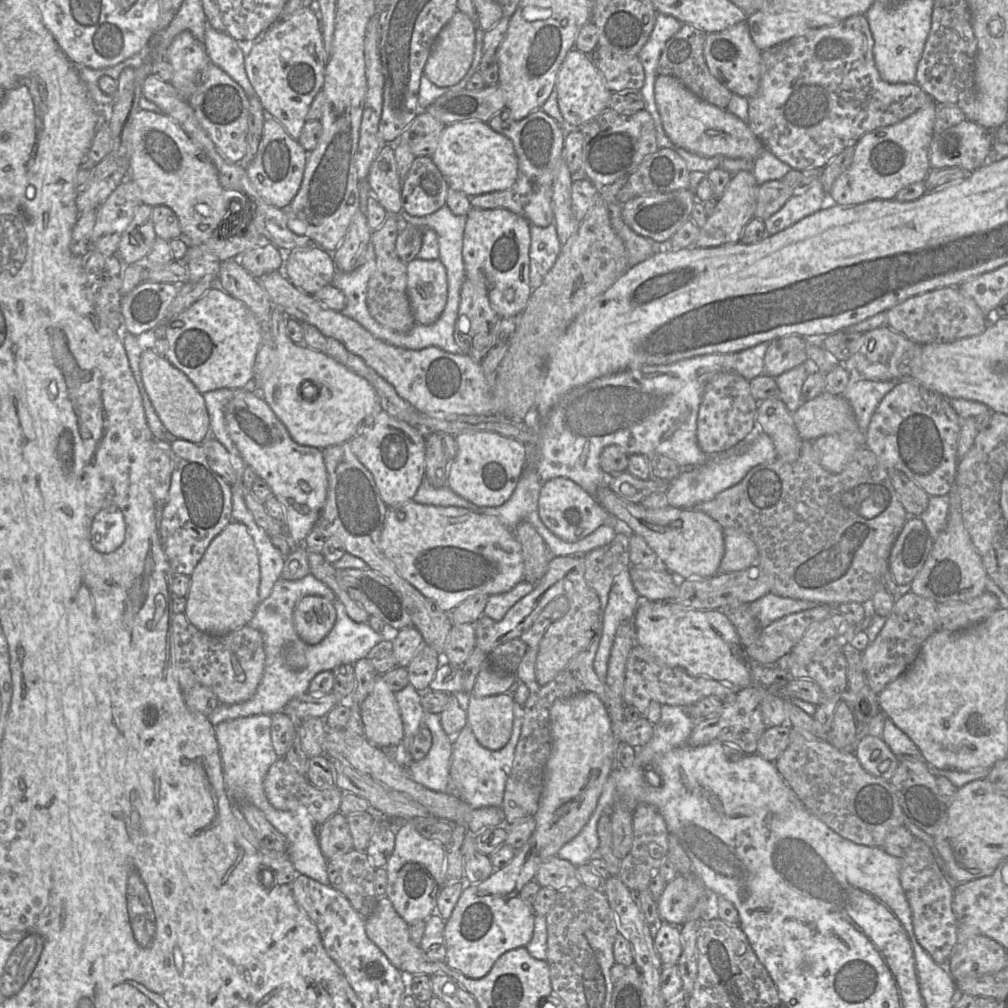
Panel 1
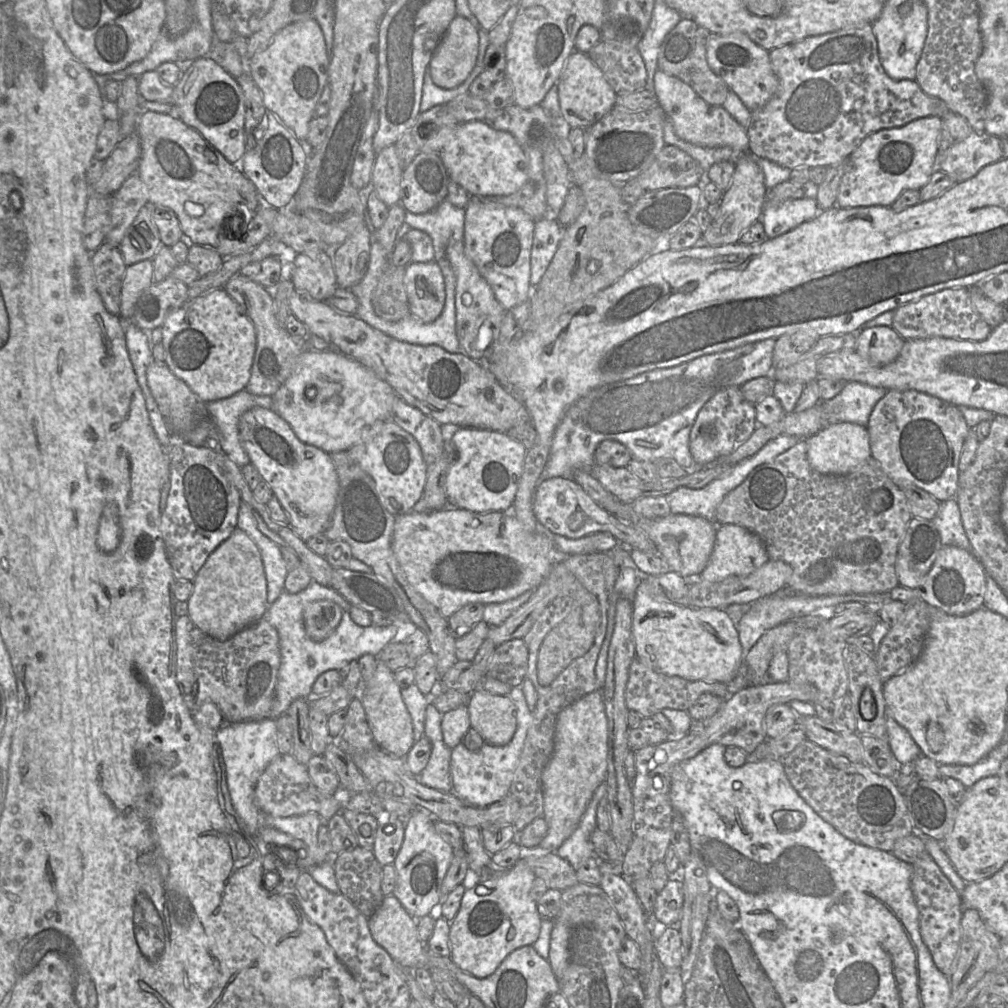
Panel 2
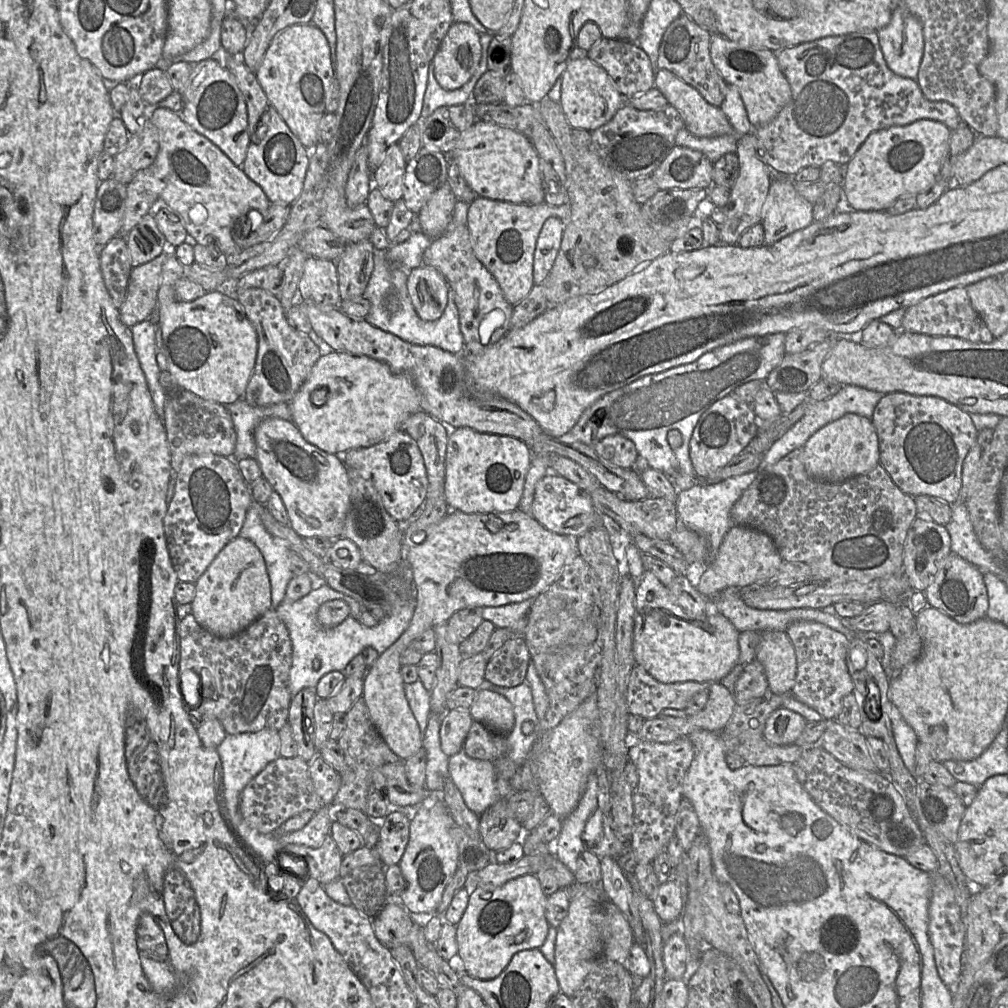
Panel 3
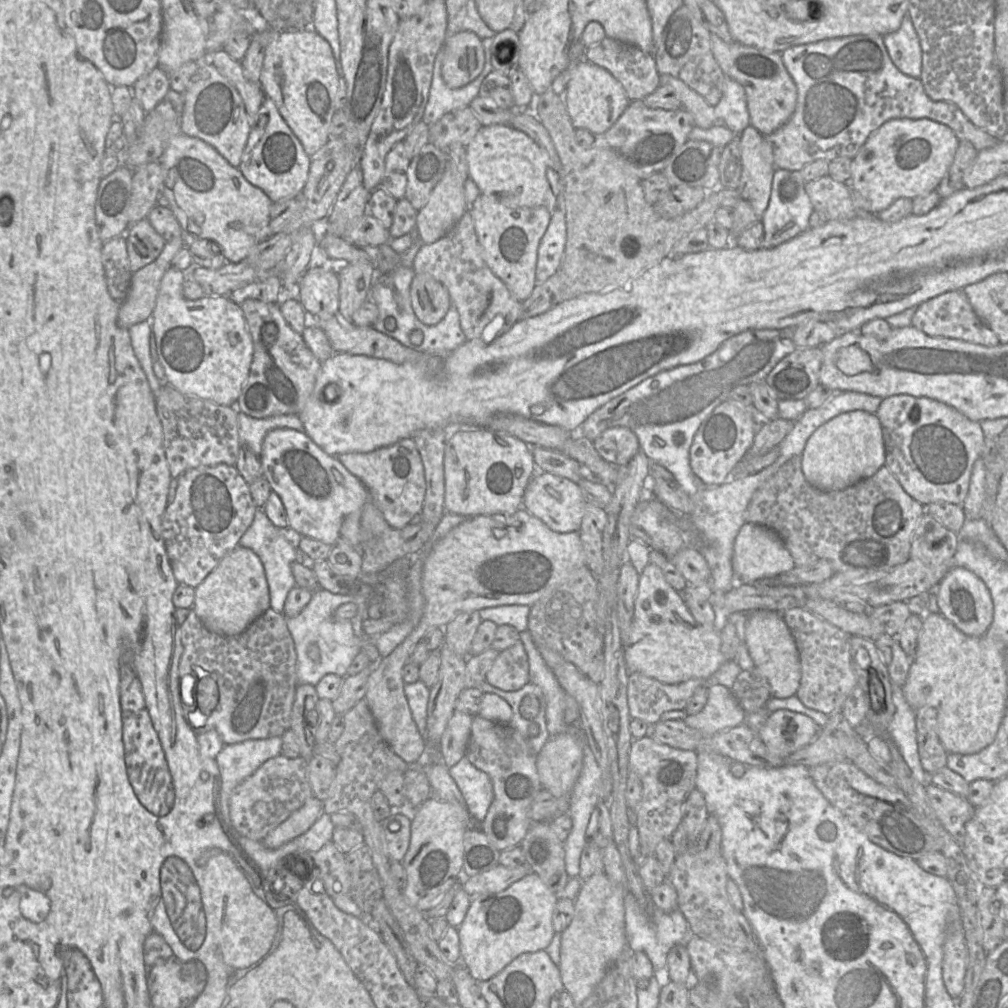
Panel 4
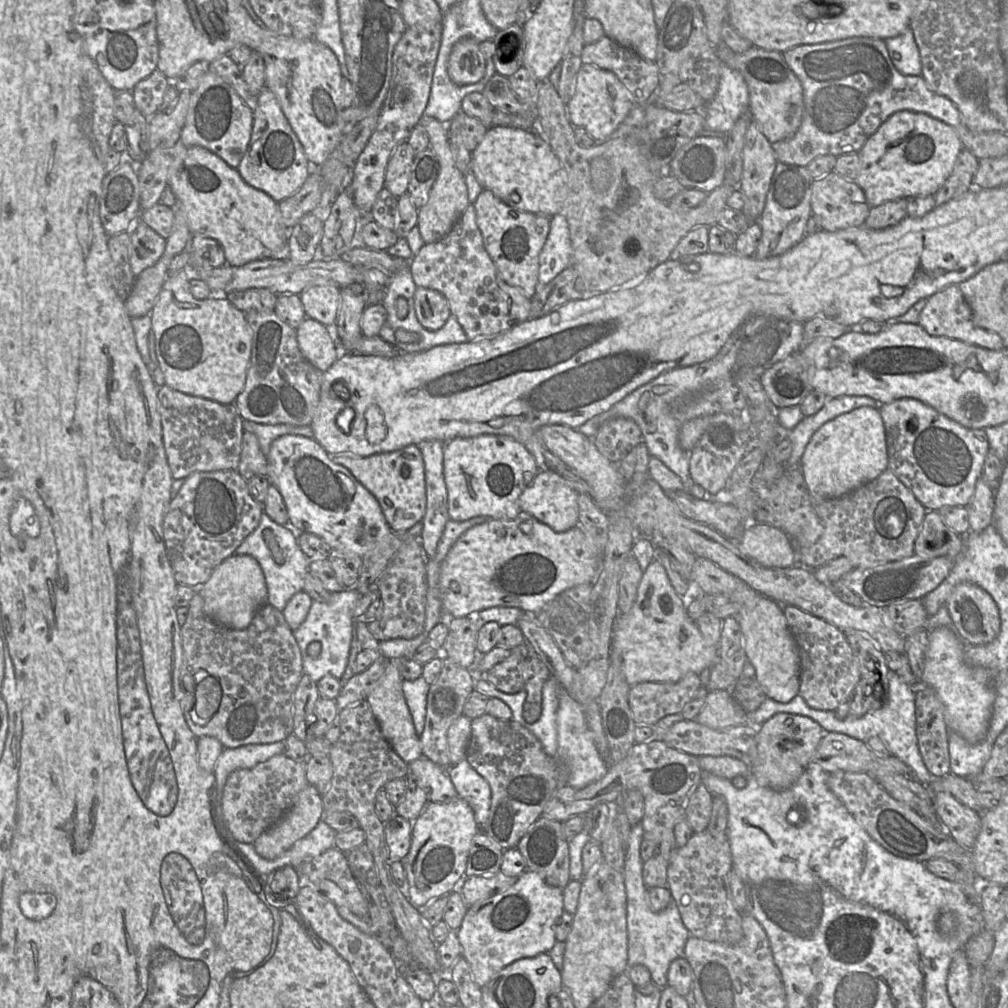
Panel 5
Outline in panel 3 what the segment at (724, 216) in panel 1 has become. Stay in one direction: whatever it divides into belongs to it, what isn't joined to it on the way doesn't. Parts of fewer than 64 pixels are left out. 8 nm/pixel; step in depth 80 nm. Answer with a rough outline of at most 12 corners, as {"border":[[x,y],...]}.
{"border":[[753,132],[738,136],[740,171],[720,244],[737,244],[761,222],[771,185]]}

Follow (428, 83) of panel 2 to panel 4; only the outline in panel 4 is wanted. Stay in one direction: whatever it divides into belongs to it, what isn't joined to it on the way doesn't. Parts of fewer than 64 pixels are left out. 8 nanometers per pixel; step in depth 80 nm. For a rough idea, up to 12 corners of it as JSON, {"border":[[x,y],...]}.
{"border":[[444,45],[434,62],[422,117],[427,125],[469,106],[493,71],[490,58],[480,75],[460,89],[442,79]]}

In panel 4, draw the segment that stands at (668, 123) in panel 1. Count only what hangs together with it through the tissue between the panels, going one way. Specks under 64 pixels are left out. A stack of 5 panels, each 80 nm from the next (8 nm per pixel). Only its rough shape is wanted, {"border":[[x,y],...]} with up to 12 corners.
{"border":[[661,74],[660,85],[673,89],[695,126],[719,123],[714,107],[683,81]]}

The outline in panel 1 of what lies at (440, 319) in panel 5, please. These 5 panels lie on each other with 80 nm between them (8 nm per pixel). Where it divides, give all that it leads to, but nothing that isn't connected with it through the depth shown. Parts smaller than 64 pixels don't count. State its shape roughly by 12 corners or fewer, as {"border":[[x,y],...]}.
{"border":[[439,259],[406,265],[406,290],[416,323],[429,325],[447,299]]}

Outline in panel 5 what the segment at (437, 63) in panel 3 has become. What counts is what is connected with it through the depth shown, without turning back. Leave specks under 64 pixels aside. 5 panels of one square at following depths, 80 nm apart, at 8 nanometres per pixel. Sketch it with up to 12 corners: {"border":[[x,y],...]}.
{"border":[[477,41],[454,44],[447,66],[453,83],[477,83],[486,61]]}

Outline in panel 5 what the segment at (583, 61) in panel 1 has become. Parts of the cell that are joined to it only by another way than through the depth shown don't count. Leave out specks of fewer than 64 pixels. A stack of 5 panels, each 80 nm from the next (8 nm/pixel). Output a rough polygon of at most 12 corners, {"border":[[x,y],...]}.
{"border":[[582,64],[566,109],[595,143],[634,102],[615,74]]}

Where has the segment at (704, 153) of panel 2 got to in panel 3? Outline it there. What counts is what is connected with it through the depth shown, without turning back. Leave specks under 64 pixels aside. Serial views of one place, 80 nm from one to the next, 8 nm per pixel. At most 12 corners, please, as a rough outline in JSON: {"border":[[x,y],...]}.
{"border":[[686,128],[676,145],[698,150],[714,164],[737,152],[738,135],[698,137]]}

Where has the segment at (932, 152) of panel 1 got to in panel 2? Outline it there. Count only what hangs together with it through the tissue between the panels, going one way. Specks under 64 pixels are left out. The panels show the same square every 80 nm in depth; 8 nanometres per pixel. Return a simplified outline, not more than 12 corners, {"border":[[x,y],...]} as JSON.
{"border":[[975,132],[952,145],[938,170],[955,183],[1003,158],[1001,139]]}

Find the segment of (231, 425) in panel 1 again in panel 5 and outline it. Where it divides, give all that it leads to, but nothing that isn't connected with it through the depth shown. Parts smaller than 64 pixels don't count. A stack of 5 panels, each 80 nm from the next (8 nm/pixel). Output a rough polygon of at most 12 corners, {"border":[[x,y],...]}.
{"border":[[314,439],[267,455],[288,526],[360,557],[392,529]]}

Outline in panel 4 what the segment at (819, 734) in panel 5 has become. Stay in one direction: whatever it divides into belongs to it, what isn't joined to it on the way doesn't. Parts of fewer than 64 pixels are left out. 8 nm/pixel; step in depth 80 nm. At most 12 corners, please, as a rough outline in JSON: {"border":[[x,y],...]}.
{"border":[[769,713],[759,735],[785,759],[814,740],[819,728],[804,714]]}

